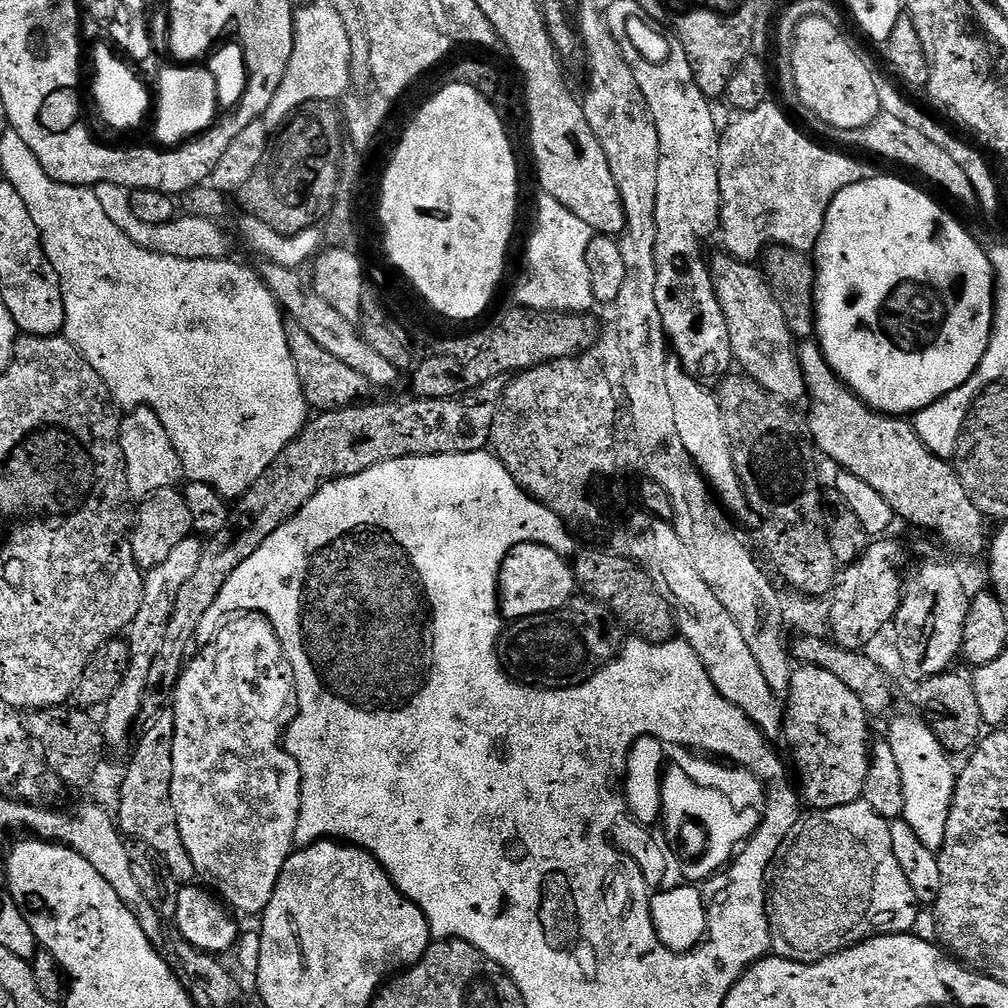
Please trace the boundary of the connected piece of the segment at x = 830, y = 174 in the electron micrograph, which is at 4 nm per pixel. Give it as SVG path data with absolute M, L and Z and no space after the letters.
M769 102L758 110L737 115L737 120L728 129L723 129L720 137L721 206L718 228L721 233L724 231L723 251L745 262L759 261L769 246L811 253L820 237L830 202L834 202L836 195L846 190L846 186L856 184L866 176L858 161L843 156L848 154L831 147L819 148L815 139L807 140L774 104Z

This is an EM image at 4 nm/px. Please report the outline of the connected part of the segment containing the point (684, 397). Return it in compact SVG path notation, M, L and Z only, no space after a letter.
M669 359L666 366L666 386L674 409L674 422L678 425L678 438L686 446L693 465L699 468L715 499L725 504L732 512L745 511L746 501L742 482L734 470L734 454L730 446L730 434L726 434L726 422L722 419L720 402L715 391L701 381L689 376L679 360Z

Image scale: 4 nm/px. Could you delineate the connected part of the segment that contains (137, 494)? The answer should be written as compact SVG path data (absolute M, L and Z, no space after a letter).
M141 406L123 417L120 442L122 454L126 458L128 493L132 495L133 501L140 502L158 490L177 487L185 479L178 450L174 450L174 443L170 442L166 426L162 426L153 408Z

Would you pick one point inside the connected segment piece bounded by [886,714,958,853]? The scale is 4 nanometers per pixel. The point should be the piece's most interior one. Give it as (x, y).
(928, 781)

